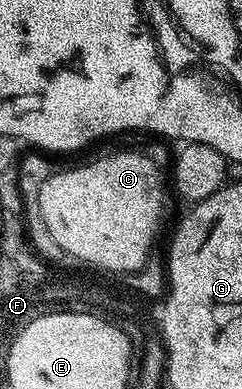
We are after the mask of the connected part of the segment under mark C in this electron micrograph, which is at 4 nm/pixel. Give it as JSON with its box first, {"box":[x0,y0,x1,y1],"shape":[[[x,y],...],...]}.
{"box":[38,151,162,272],"shape":[[[118,151],[71,171],[55,170],[44,181],[38,200],[42,220],[56,245],[64,251],[74,251],[76,257],[91,259],[92,265],[130,267],[139,272],[152,255],[150,244],[162,219],[162,175],[157,165],[138,151]]]}

